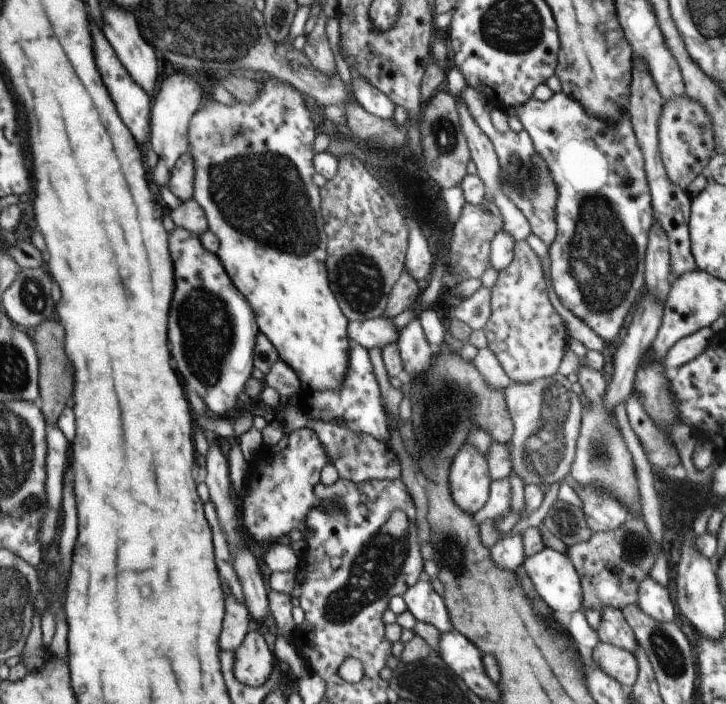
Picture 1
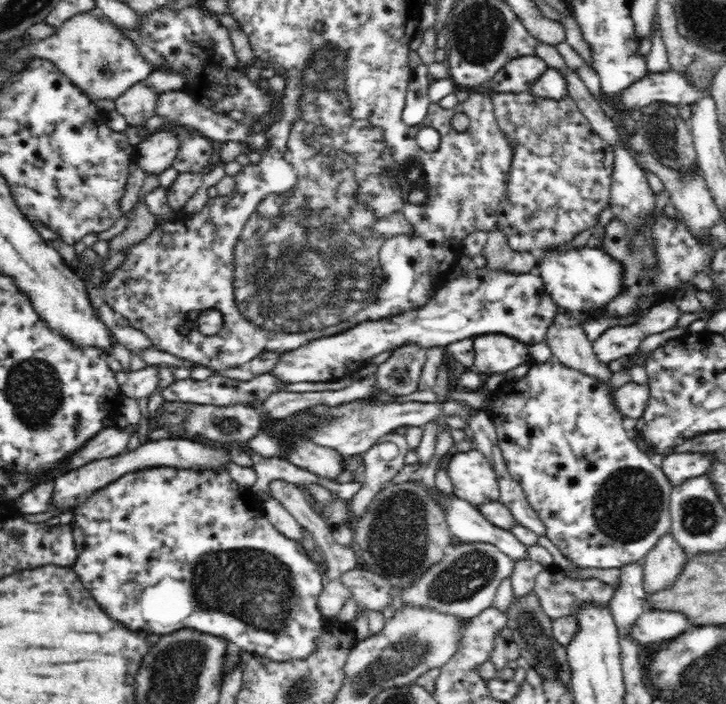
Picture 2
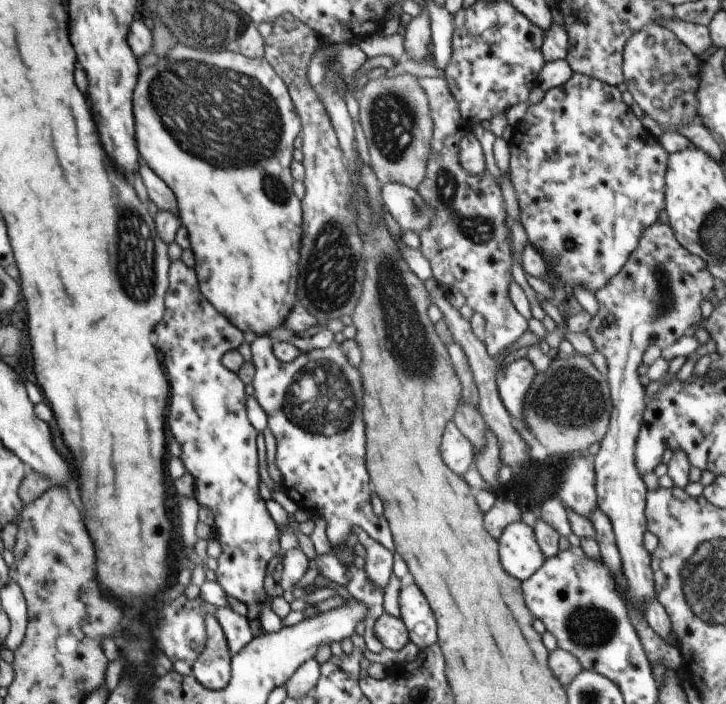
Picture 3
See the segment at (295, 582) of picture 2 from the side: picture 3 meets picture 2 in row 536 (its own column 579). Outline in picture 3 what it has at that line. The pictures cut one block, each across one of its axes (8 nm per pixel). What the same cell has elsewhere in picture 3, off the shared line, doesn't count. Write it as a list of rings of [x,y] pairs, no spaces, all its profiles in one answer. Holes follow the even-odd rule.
[[[582,73],[572,74],[572,78],[566,84],[547,90],[540,102],[529,105],[524,118],[513,127],[513,136],[507,143],[511,152],[508,176],[517,194],[520,220],[527,232],[527,240],[539,250],[540,254],[554,258],[553,270],[546,270],[541,279],[546,280],[551,286],[554,281],[560,280],[568,288],[568,294],[572,292],[572,287],[584,287],[596,293],[622,270],[630,254],[637,249],[642,231],[659,220],[658,214],[662,204],[665,203],[665,176],[670,153],[644,128],[630,106],[624,103],[618,87]]]

